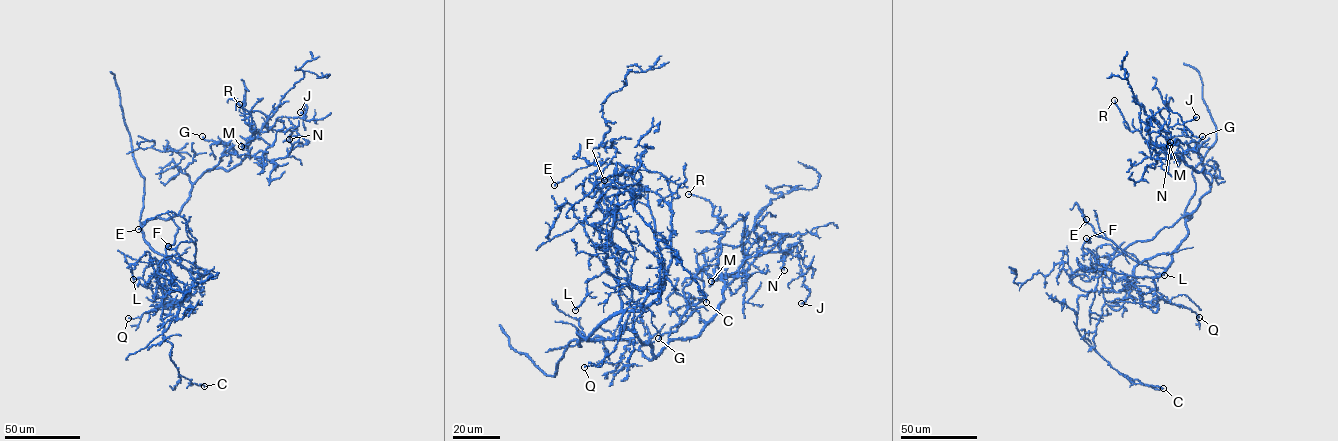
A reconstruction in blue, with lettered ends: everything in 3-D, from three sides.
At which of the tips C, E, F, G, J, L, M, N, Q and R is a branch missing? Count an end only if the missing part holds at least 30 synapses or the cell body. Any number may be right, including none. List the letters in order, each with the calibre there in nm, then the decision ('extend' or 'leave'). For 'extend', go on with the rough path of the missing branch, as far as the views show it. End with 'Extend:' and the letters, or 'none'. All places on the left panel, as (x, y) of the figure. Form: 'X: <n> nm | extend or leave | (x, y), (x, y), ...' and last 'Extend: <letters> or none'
C: 280 nm | leave
E: 170 nm | leave
F: 130 nm | leave
G: 200 nm | leave
J: 200 nm | leave
L: 200 nm | leave
M: 140 nm | leave
N: 200 nm | leave
Q: 120 nm | leave
R: 240 nm | leave
Extend: none

